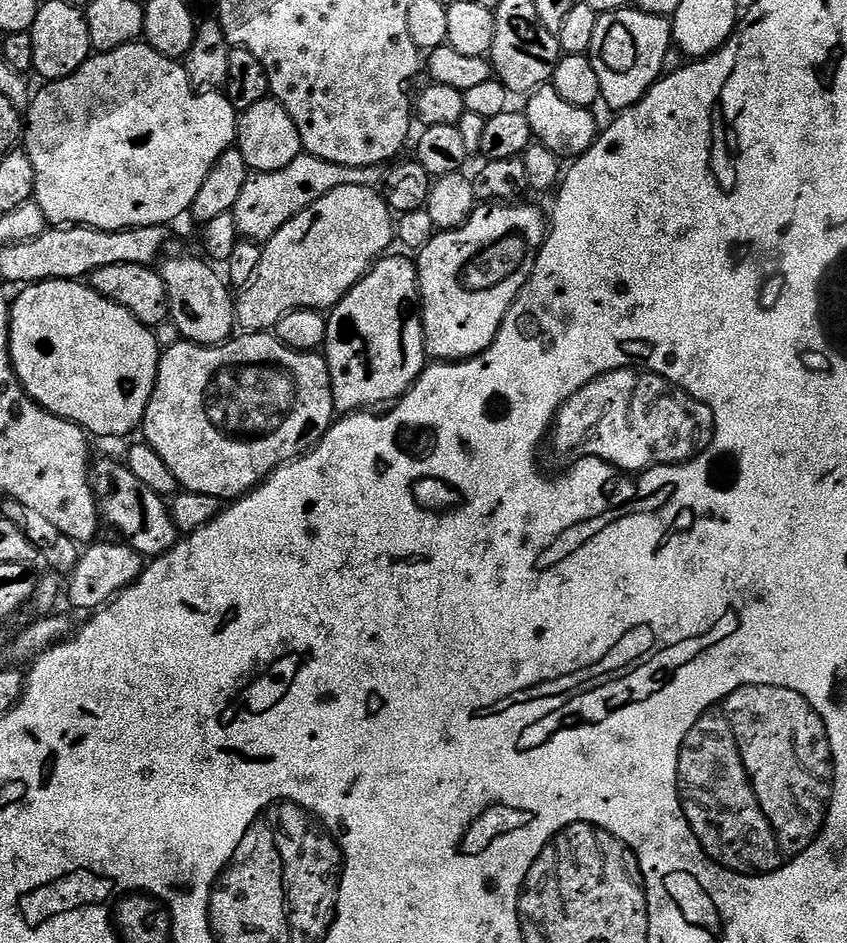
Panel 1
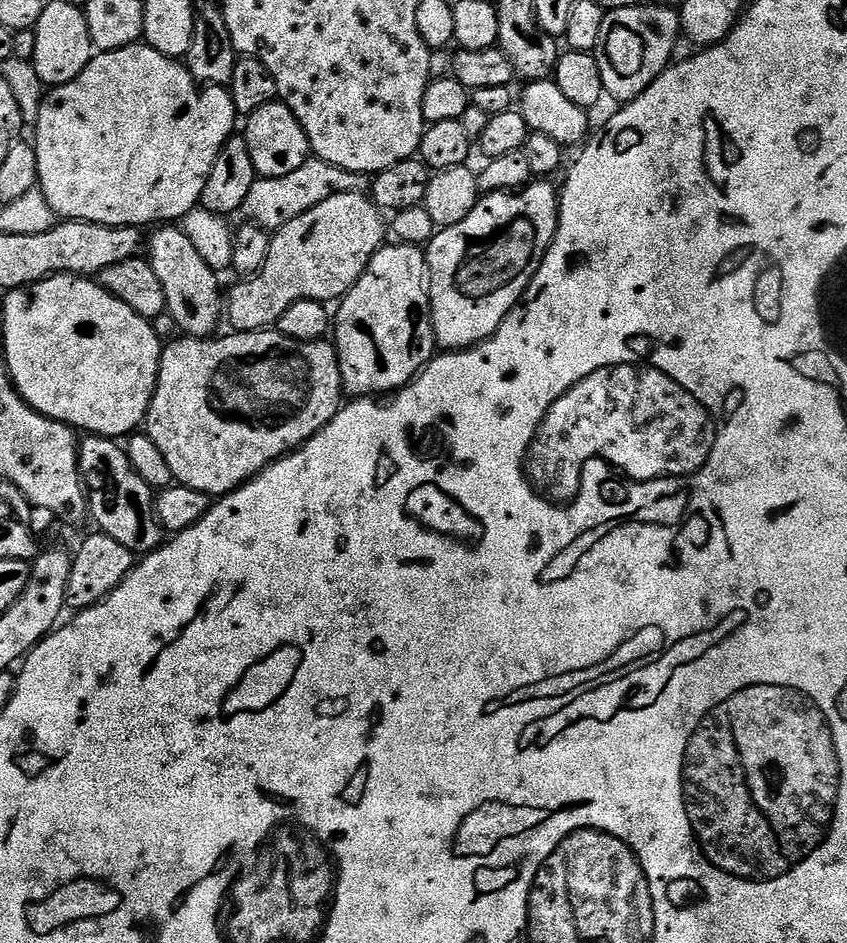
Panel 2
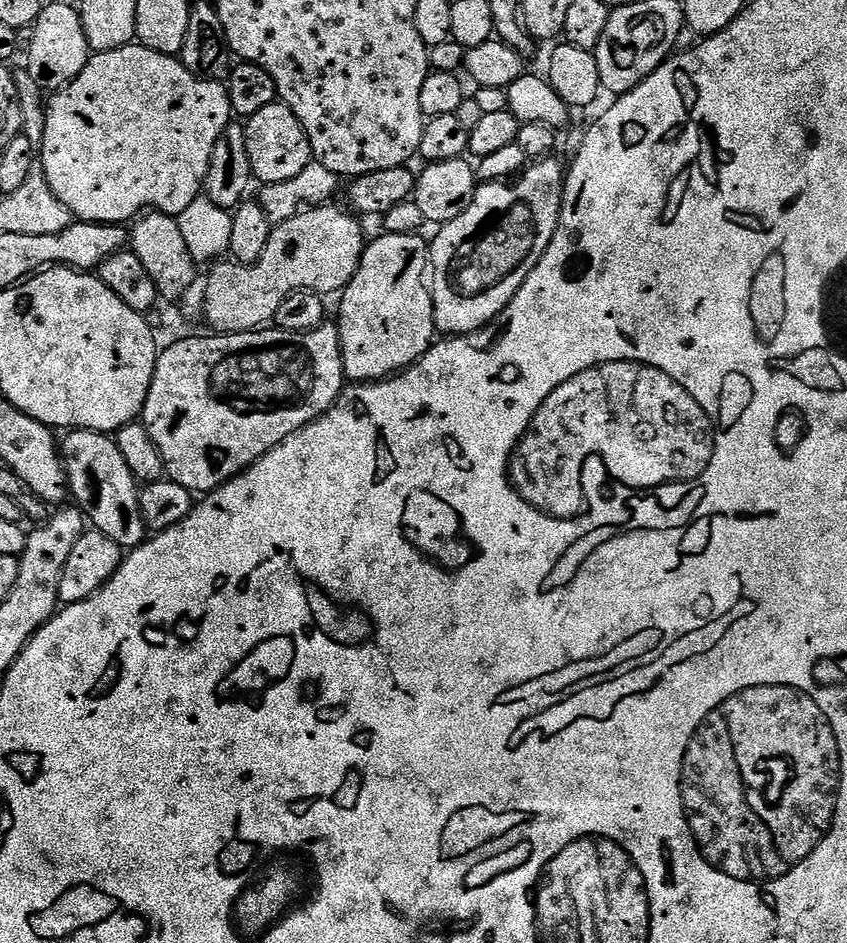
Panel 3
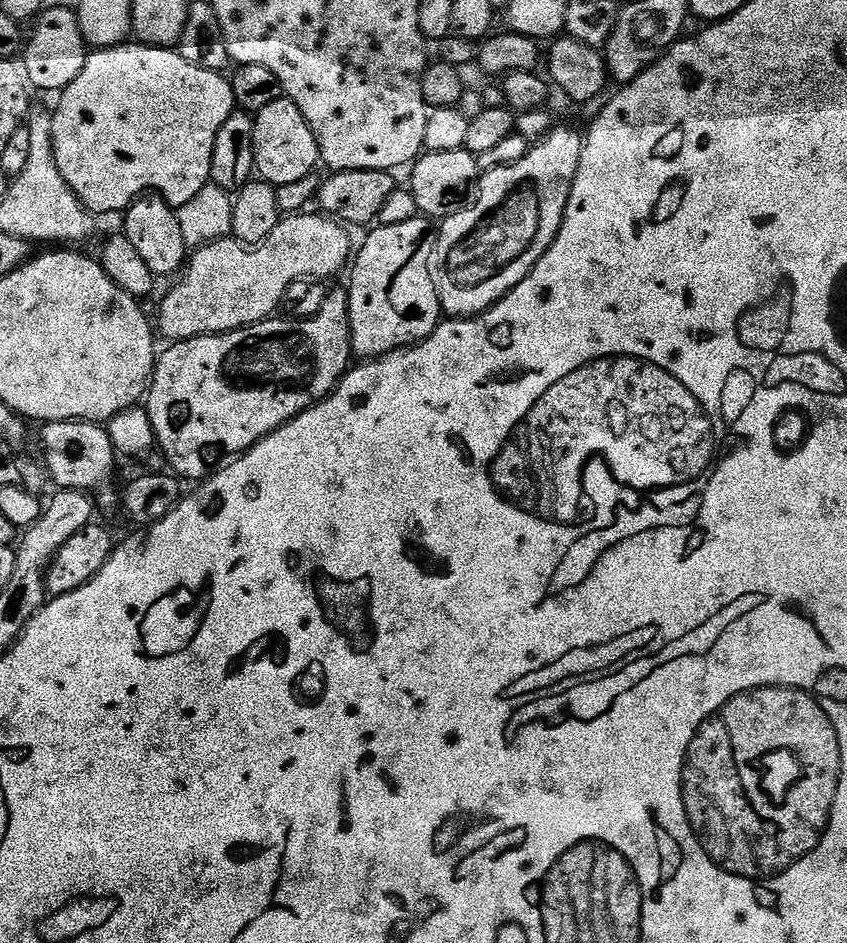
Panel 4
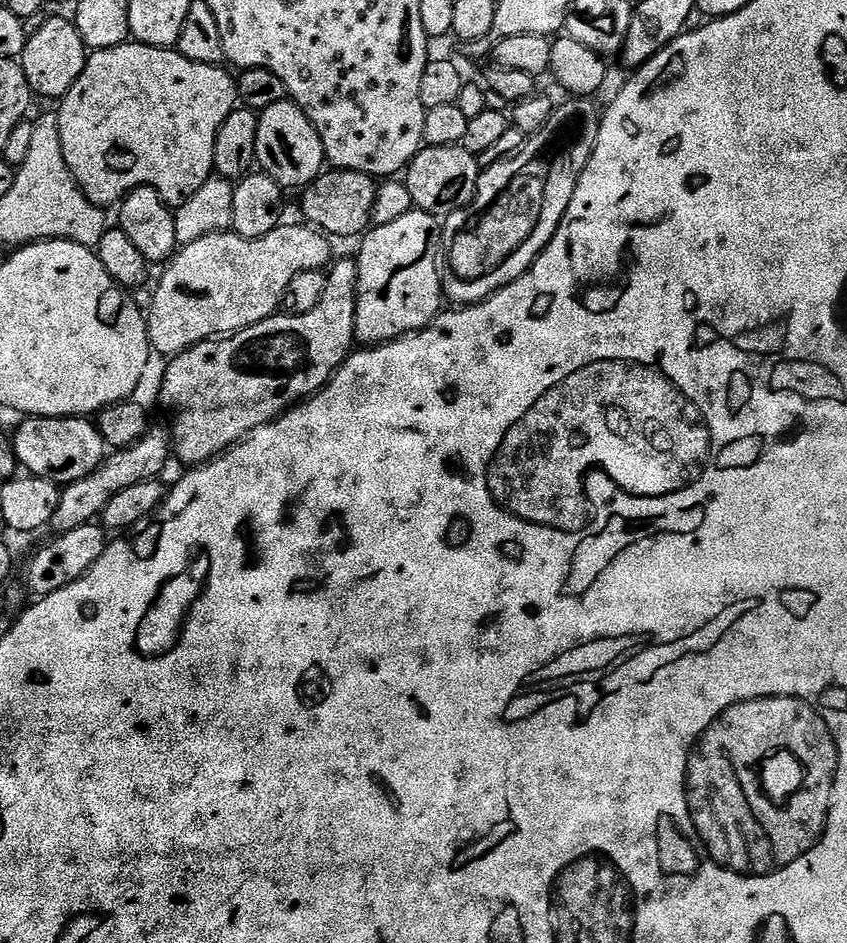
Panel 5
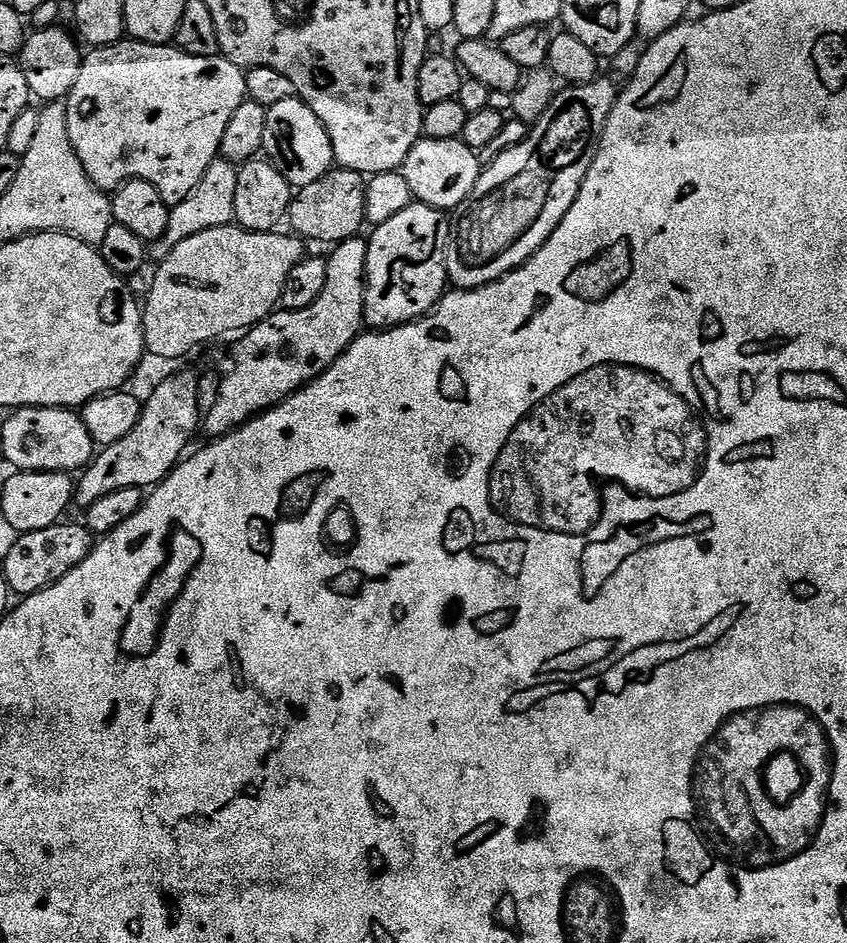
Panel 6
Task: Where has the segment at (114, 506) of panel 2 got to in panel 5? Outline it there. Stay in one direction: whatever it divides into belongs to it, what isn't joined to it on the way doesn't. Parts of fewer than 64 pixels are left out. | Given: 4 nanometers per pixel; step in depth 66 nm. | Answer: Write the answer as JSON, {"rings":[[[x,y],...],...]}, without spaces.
{"rings":[[[30,416],[21,419],[16,428],[16,436],[11,437],[16,463],[29,476],[54,482],[58,486],[73,484],[86,478],[104,461],[106,445],[99,427],[91,419],[83,416]]]}

